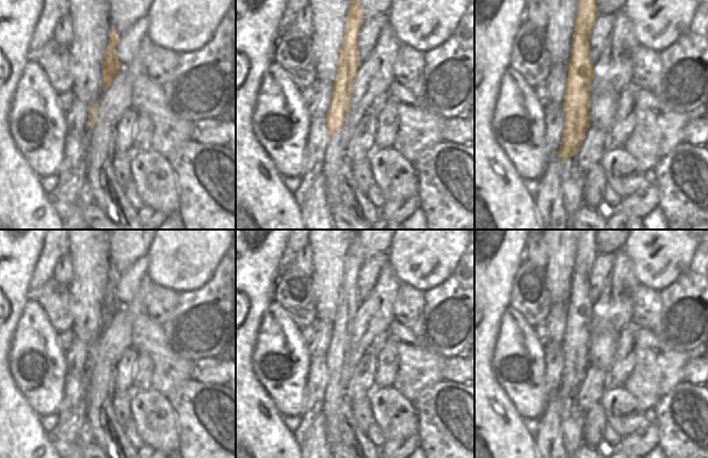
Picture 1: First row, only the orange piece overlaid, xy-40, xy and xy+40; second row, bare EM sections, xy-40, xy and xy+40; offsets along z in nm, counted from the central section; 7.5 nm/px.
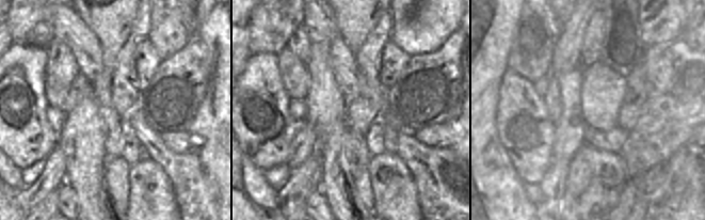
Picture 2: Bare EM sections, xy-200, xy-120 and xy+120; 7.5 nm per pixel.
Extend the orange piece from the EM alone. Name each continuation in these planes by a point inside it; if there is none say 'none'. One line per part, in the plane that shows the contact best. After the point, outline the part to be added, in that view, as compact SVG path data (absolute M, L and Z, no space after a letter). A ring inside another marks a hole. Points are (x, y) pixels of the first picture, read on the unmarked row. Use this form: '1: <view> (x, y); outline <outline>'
1: xy (333, 401); outline M340 368L329 376L323 401L325 436L329 445L333 443L342 443L342 421L340 418L342 382L340 380Z

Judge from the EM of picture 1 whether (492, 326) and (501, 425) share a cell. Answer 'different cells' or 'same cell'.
same cell

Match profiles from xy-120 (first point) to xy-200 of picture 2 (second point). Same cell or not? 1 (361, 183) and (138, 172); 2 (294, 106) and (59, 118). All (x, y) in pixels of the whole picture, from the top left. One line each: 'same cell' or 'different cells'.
1: different cells
2: same cell

